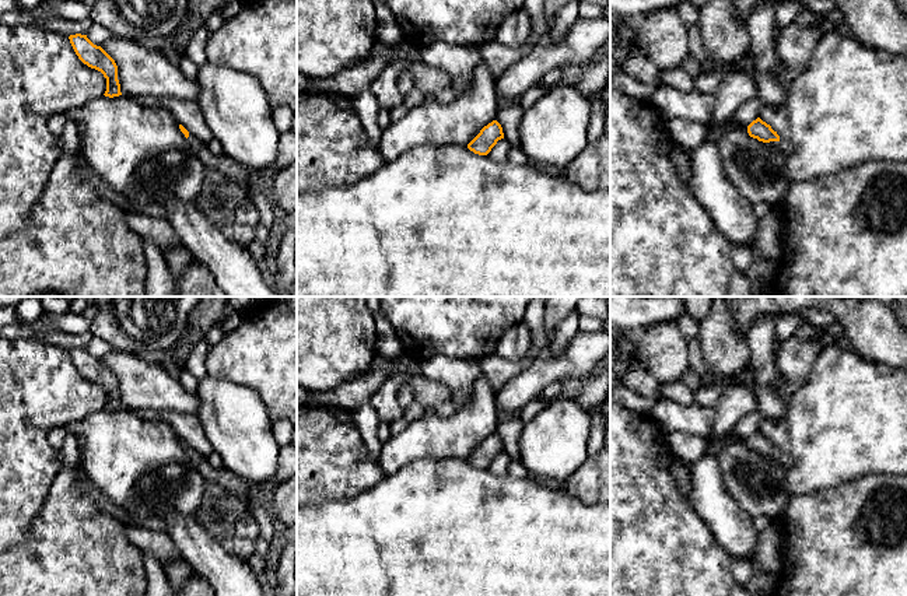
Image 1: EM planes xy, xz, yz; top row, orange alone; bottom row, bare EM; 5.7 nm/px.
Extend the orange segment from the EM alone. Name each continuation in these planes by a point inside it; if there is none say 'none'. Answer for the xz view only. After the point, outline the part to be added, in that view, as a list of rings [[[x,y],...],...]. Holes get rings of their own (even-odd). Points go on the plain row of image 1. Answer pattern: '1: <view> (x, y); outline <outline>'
none

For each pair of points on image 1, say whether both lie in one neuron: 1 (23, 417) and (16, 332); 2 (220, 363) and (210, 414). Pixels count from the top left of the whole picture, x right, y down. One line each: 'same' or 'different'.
1: different
2: different

